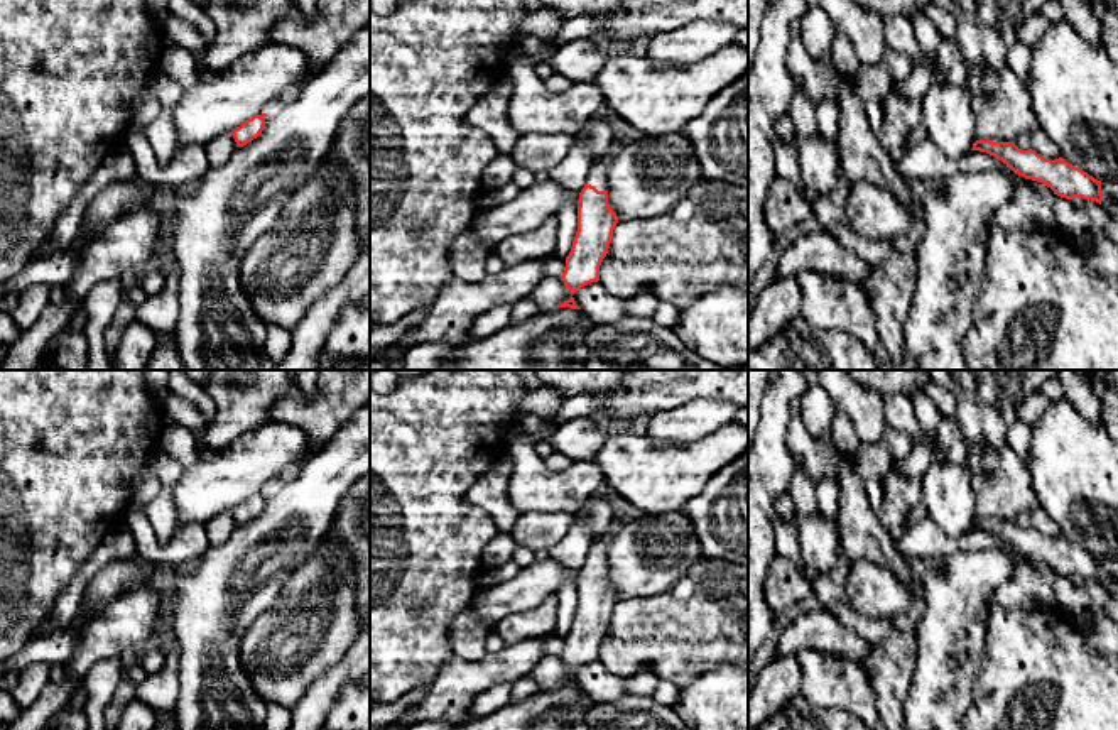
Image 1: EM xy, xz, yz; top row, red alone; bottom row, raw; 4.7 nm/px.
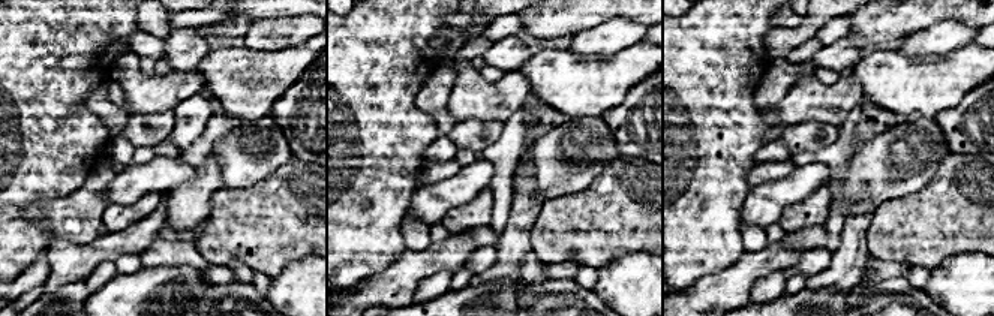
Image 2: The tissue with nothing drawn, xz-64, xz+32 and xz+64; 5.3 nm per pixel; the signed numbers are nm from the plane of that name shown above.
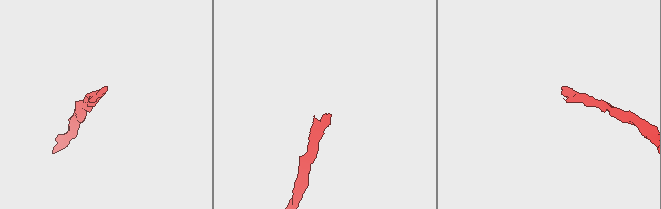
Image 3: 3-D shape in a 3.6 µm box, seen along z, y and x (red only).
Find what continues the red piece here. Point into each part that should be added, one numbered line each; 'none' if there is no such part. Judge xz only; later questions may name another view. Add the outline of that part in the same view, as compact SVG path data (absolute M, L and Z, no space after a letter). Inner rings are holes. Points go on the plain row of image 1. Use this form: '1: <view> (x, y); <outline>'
1: xz (596, 555); M606 531L605 534L601 534L598 539L594 539L588 556L586 556L586 563L594 564L598 569L608 569L608 546L610 541L613 539L615 532Z

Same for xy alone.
1: xy (218, 531); M223 512L214 520L206 524L206 534L211 546L220 546L235 532L236 520L231 512Z

